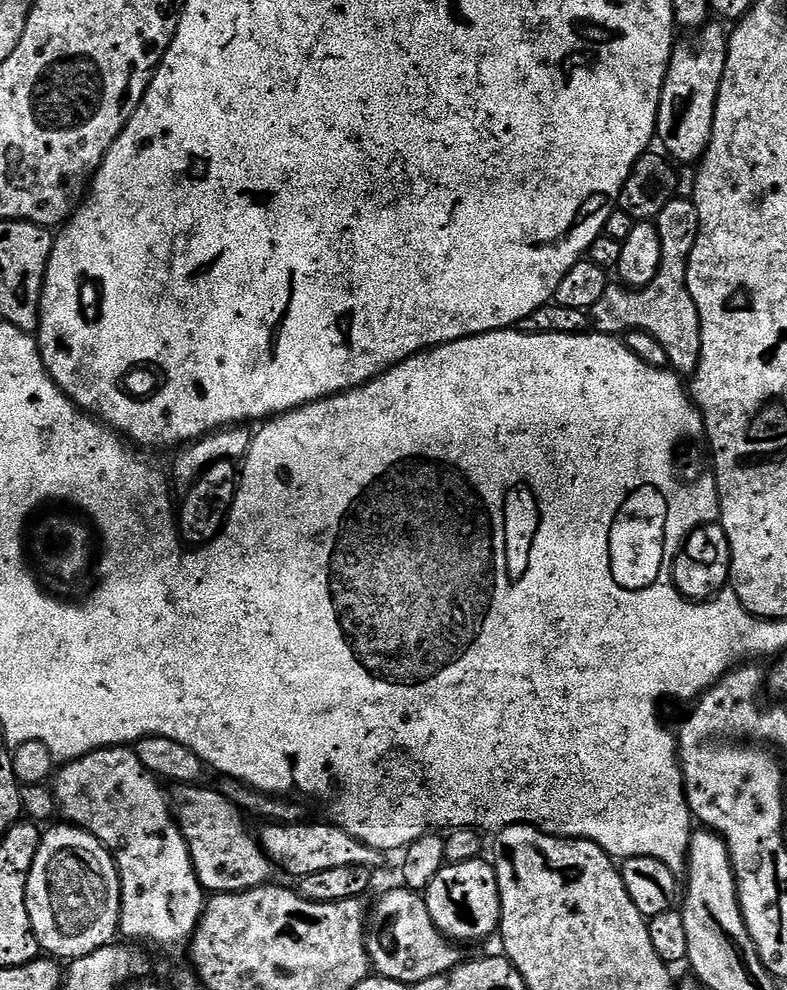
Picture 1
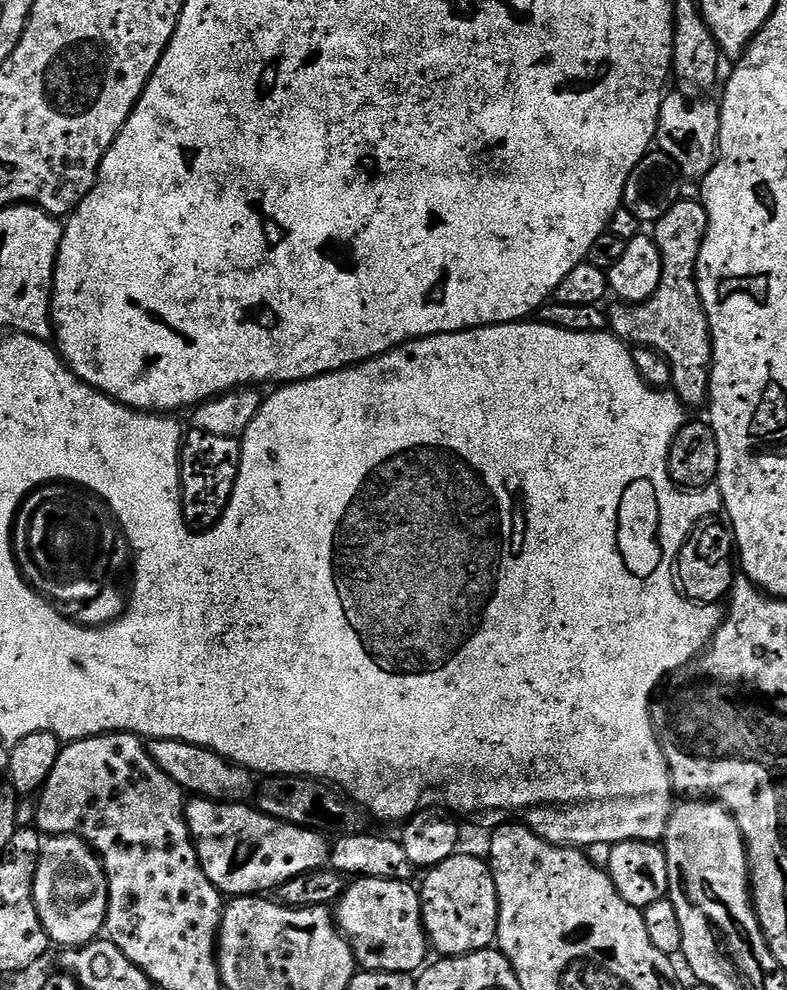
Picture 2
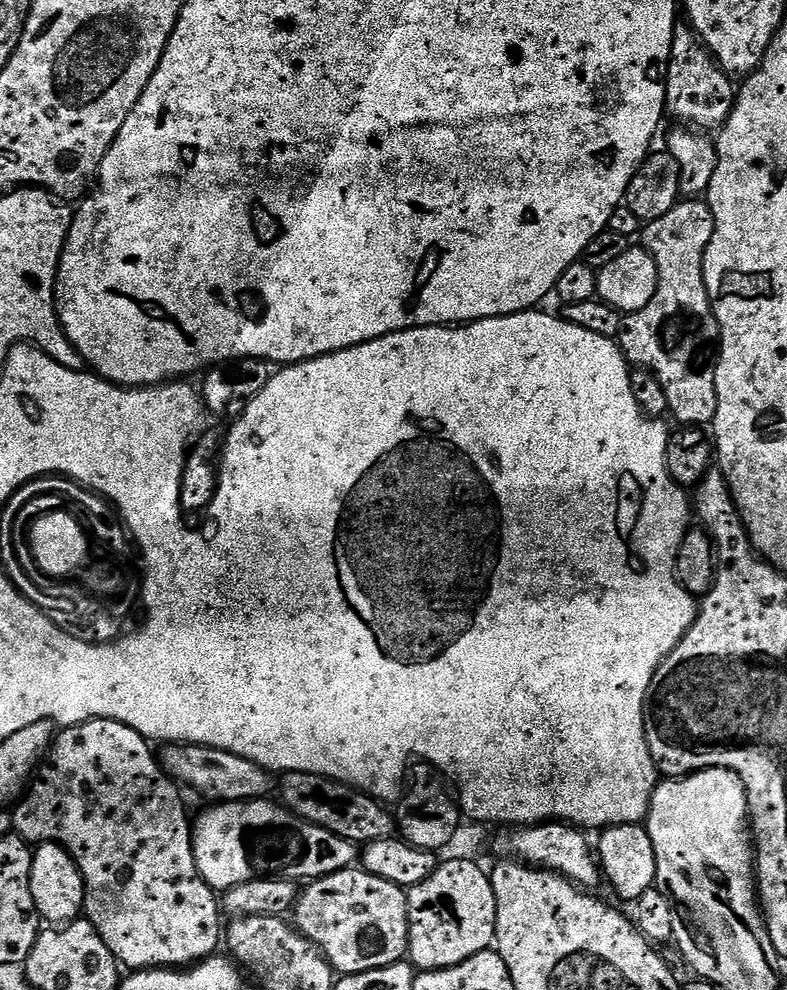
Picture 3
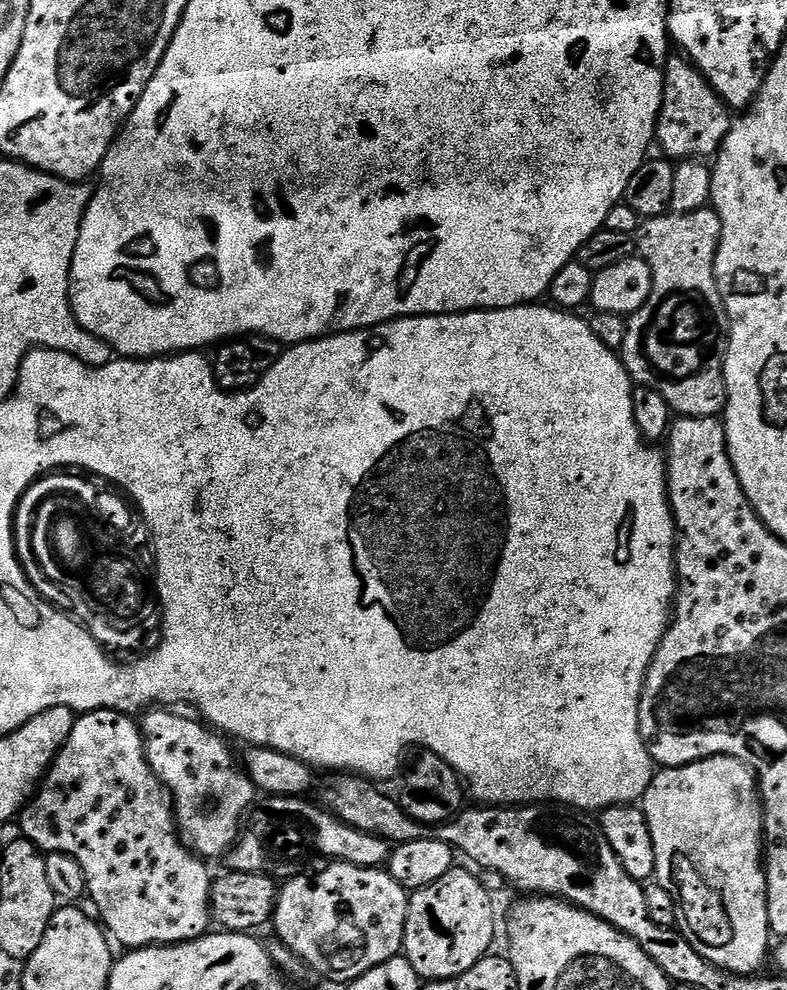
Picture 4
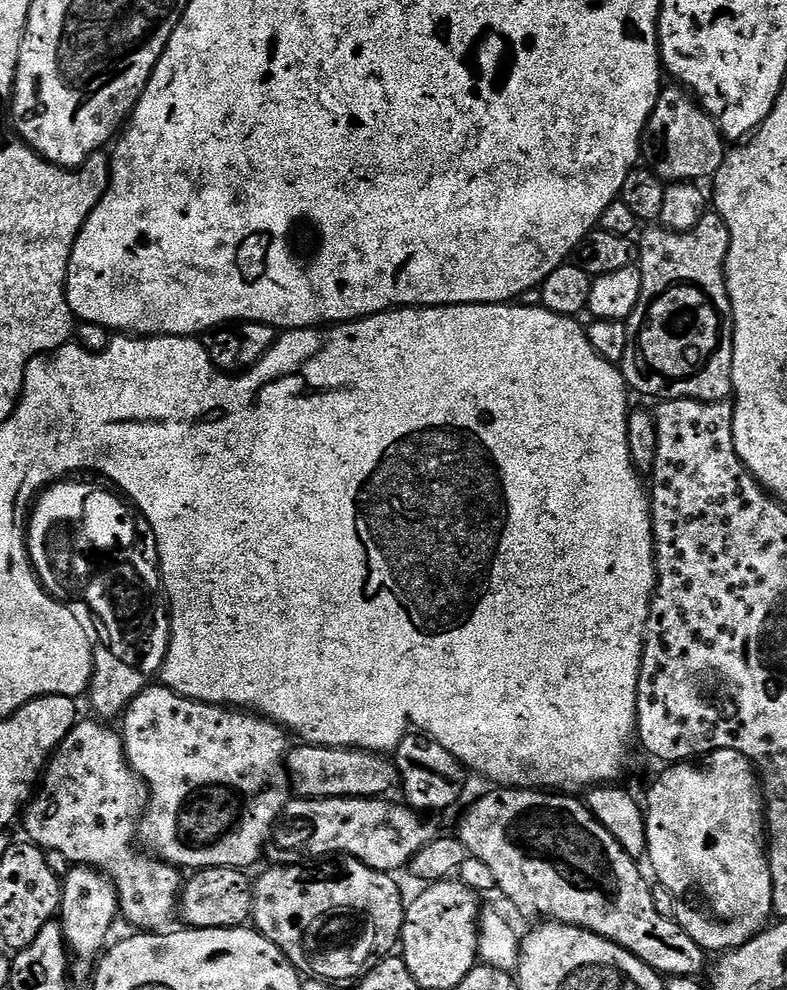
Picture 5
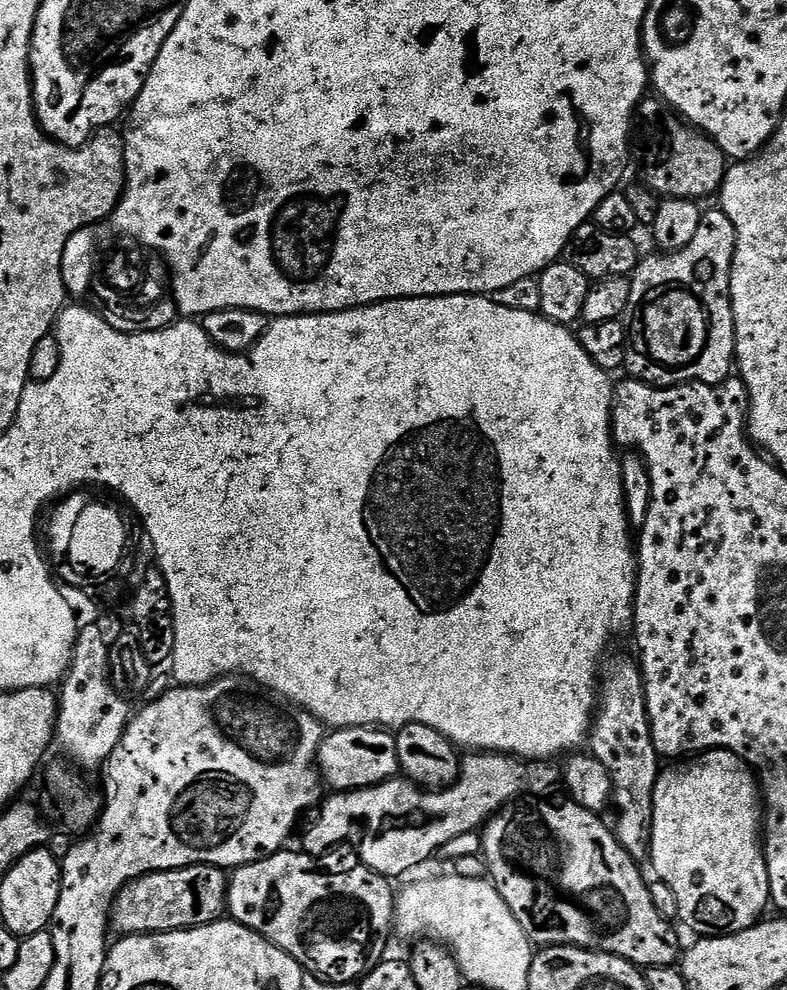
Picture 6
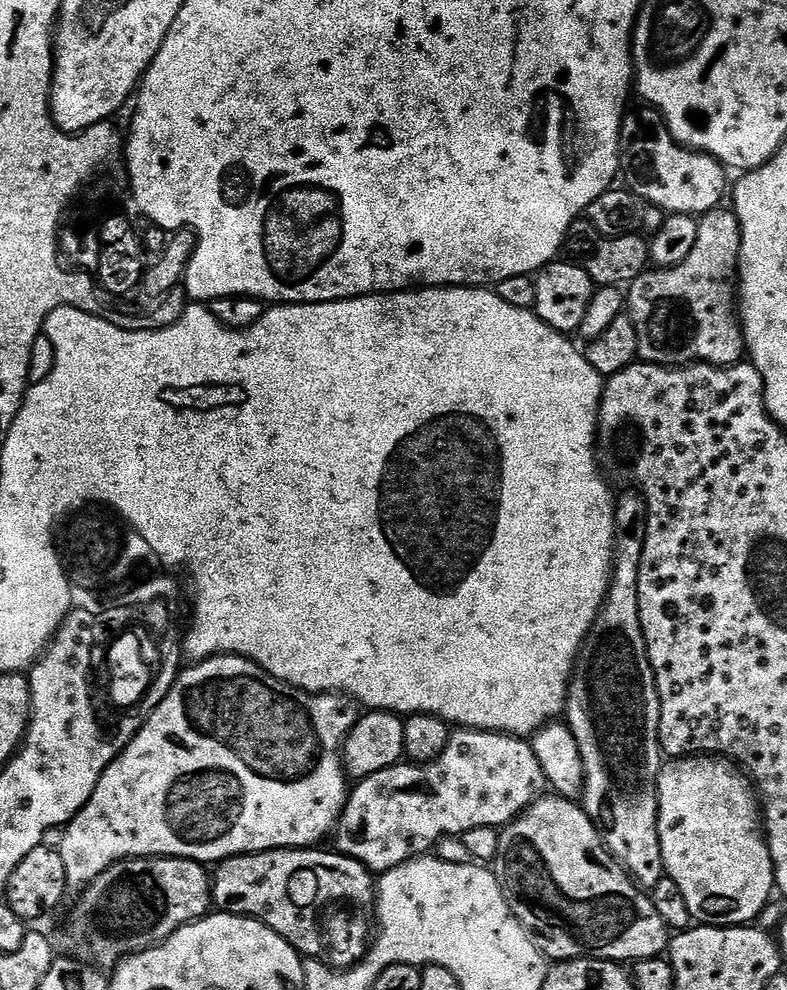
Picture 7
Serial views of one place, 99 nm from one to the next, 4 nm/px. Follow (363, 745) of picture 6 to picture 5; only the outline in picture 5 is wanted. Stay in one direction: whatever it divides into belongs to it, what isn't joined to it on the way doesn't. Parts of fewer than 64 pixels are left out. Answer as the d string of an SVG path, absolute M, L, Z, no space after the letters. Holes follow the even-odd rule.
M301 743L299 747L300 748L296 748L296 746L294 746L289 749L288 759L286 761L288 765L290 784L297 797L307 798L310 800L339 800L341 798L384 798L389 795L388 791L390 791L392 787L397 787L397 785L400 784L400 771L396 769L396 761L395 759L389 758L387 755L378 752L370 752L367 748L327 748L321 744L306 743Z

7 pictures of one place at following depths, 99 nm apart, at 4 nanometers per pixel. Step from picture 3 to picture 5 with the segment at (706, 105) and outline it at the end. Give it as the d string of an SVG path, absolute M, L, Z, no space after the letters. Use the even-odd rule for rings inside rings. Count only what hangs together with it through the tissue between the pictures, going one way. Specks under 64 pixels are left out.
M683 86L665 87L654 106L646 129L647 139L652 139L660 157L654 163L656 171L665 182L711 181L716 171L724 165L726 141L712 115L701 106L699 100Z

